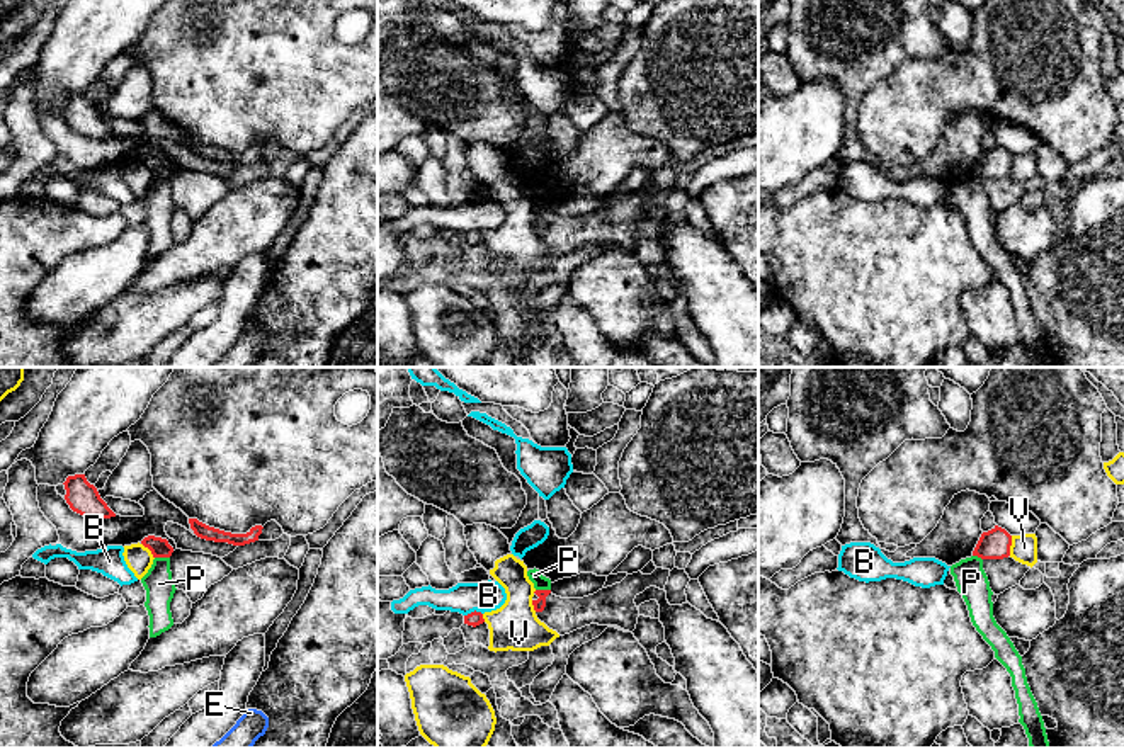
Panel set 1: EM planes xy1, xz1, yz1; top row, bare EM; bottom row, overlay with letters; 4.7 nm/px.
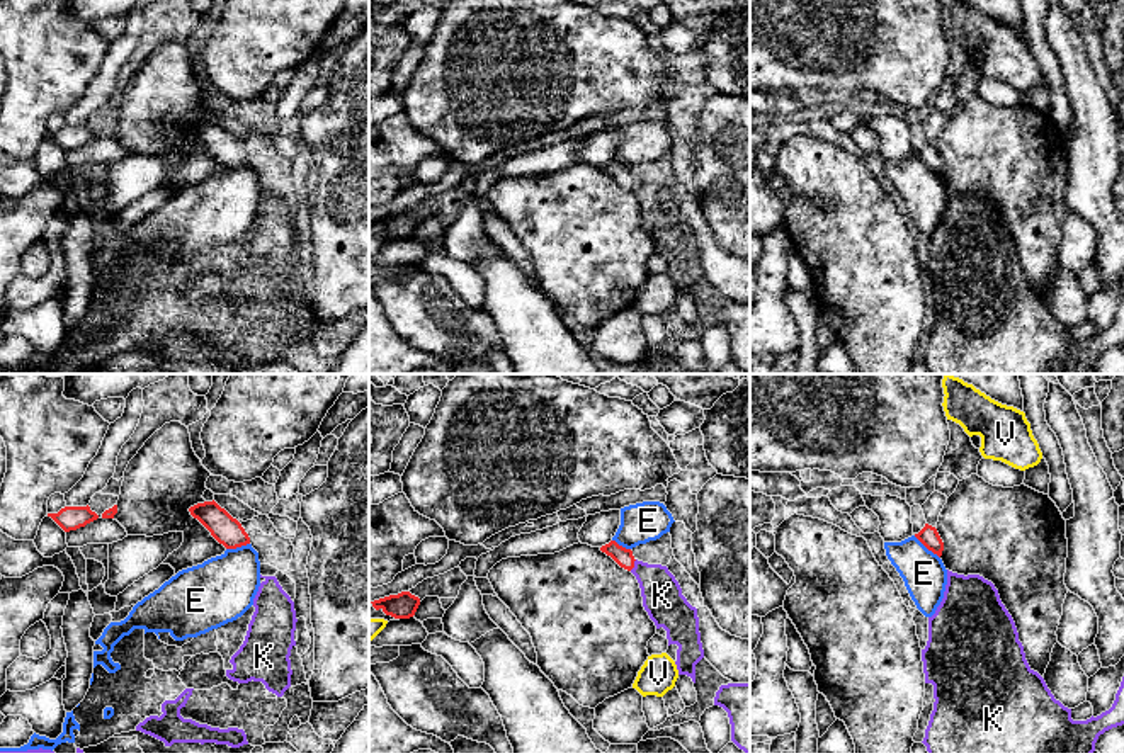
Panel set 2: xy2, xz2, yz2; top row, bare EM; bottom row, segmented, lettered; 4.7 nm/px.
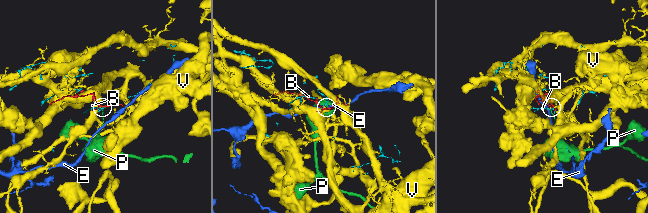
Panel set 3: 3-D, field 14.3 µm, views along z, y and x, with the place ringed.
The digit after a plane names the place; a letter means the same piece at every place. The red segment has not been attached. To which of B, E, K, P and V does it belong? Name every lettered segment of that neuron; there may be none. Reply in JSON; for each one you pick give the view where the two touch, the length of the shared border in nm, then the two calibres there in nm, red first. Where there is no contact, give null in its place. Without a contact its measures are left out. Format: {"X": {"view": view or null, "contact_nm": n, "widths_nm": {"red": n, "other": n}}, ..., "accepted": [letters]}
{"K": {"view": "xz2", "contact_nm": 70, "widths_nm": {"red": 90, "other": 190}}, "accepted": ["K"]}

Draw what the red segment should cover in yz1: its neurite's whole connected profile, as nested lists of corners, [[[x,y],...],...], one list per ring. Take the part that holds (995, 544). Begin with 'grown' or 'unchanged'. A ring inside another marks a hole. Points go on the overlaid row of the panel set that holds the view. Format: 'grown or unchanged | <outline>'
unchanged | [[[995,525],[991,530],[983,532],[973,556],[978,556],[981,559],[1003,559],[1010,556],[1010,546],[1012,546],[1012,536]]]

